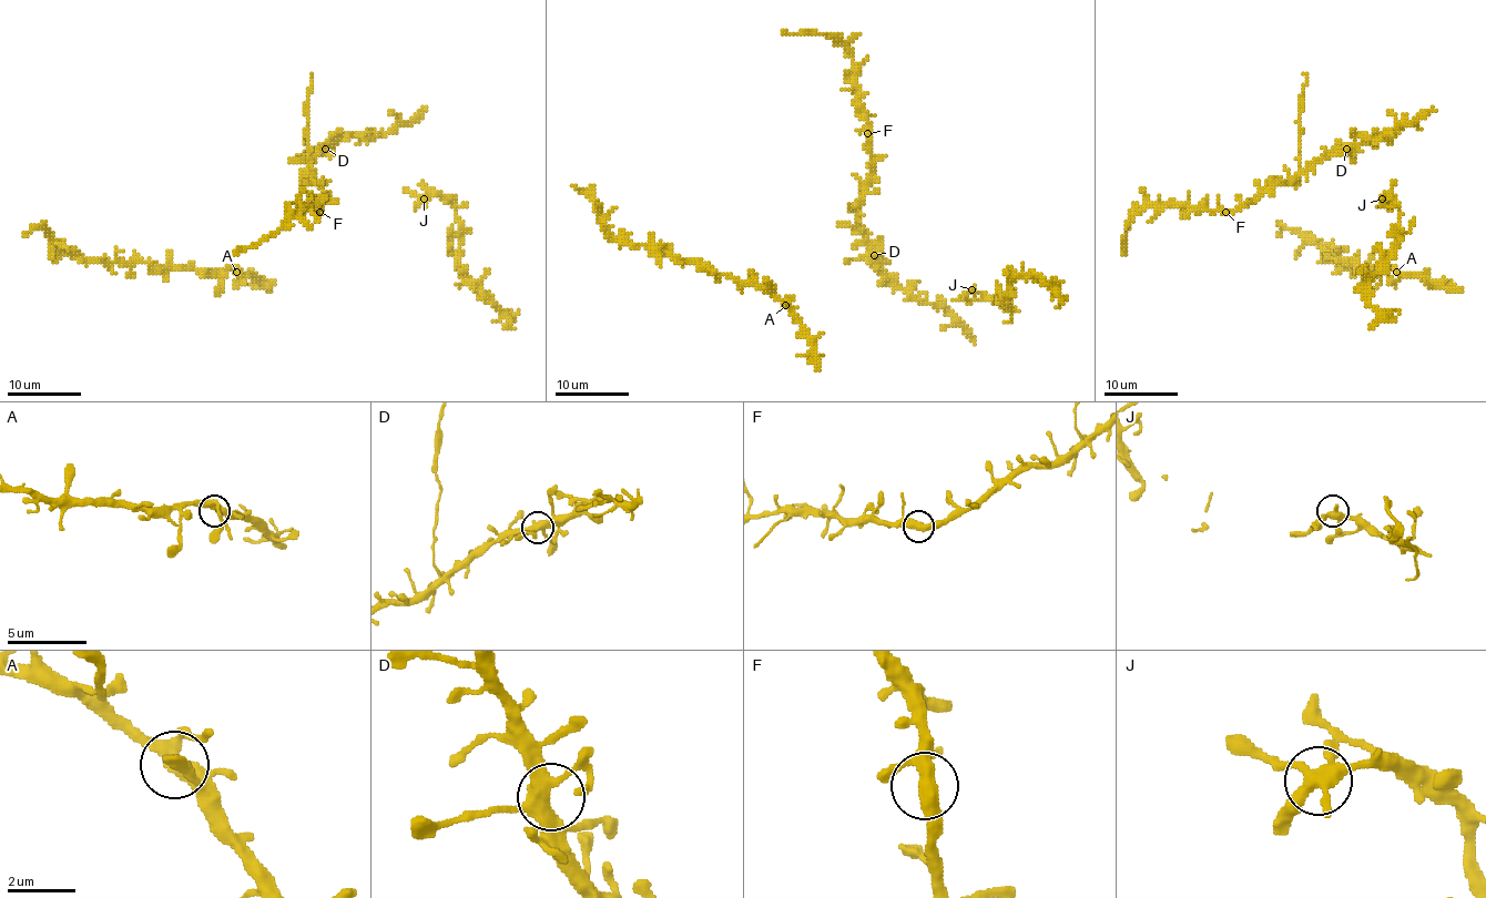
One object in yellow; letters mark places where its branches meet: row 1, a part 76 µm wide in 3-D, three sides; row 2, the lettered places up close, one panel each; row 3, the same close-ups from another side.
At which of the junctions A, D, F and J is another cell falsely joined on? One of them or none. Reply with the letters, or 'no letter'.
no letter

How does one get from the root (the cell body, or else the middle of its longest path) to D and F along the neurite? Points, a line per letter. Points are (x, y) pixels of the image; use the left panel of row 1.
D: (296, 162), (303, 154), (325, 149)
F: (296, 162), (303, 154), (322, 151), (313, 160), (311, 174), (324, 191), (319, 211)

